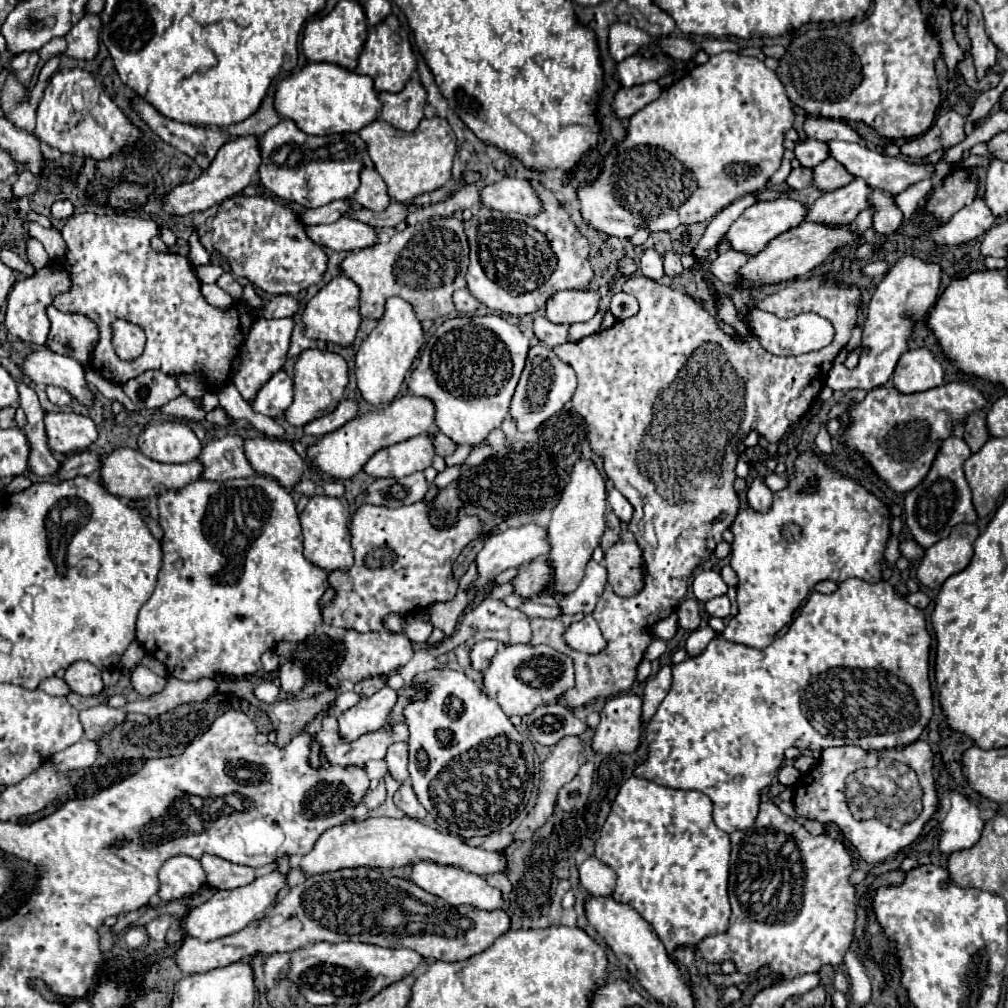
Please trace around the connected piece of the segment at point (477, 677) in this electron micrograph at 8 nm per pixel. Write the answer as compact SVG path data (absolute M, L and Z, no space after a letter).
M462 644L461 646L458 646L454 650L454 653L457 657L458 667L461 668L464 671L464 673L474 681L481 681L483 678L483 674L474 670L471 667L469 654L465 649L465 645Z

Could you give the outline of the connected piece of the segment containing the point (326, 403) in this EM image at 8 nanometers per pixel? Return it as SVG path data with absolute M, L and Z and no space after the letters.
M305 350L301 352L295 364L295 398L293 404L287 408L285 416L293 426L305 426L307 422L329 414L341 402L345 386L347 386L347 362L343 356L329 352L329 350Z

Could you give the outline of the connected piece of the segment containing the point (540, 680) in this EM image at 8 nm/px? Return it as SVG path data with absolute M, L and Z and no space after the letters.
M511 644L501 648L485 672L483 690L495 698L507 716L527 716L537 706L545 706L561 698L575 686L573 662L567 654L553 650L547 644Z

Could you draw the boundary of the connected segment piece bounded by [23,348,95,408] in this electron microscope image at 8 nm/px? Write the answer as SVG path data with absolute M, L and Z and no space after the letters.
M49 348L33 352L23 362L23 372L35 384L51 384L67 390L75 400L79 400L79 404L87 408L91 408L95 402L95 394L89 390L83 366L69 356L55 354Z

